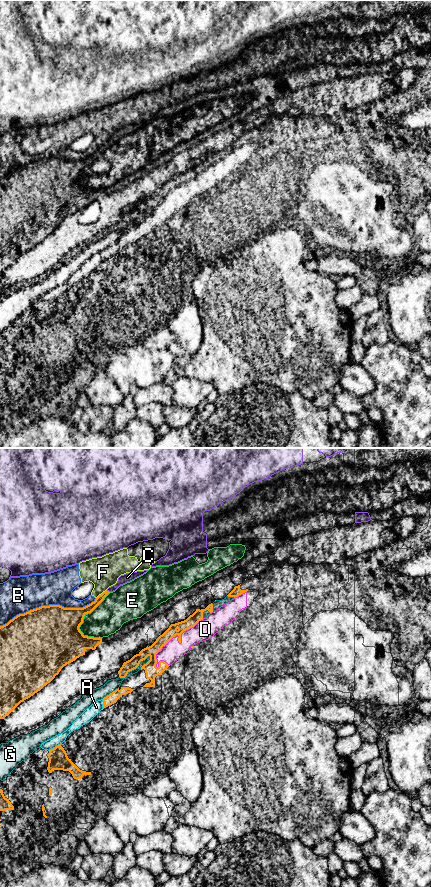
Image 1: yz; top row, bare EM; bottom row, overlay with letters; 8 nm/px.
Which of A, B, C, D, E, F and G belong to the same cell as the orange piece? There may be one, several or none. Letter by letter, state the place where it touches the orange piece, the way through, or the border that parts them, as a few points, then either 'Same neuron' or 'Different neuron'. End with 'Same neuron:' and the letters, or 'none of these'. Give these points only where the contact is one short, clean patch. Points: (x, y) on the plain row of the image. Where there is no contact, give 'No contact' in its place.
A: Touches orange at yz (55, 299). Different neuron
B: Touches orange at yz (49, 157). Different neuron
C: Touches orange at yz (108, 143). Different neuron
D: Touches orange at yz (172, 189). Different neuron
E: Touches orange at yz (87, 165). Different neuron
F: Touches orange at yz (102, 145). Boundary: yz (106, 141), (96, 150). Different neuron
G: Touches orange at yz (135, 220). Different neuron
Same neuron: none of these

